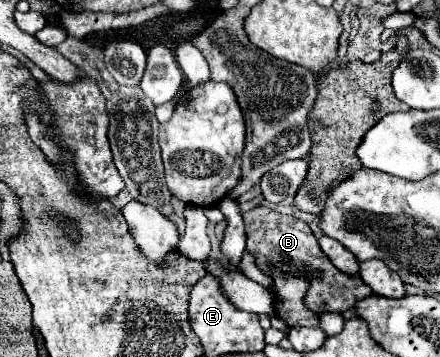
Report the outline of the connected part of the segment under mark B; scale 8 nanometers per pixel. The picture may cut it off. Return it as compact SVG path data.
M258 206L246 212L244 222L246 222L246 236L248 236L246 250L256 256L256 266L268 276L272 276L274 270L278 270L288 276L306 278L310 288L304 296L304 304L308 304L312 312L320 312L320 314L322 312L346 312L356 302L372 294L370 286L366 286L360 276L344 274L336 270L332 262L328 262L312 230L302 220Z

